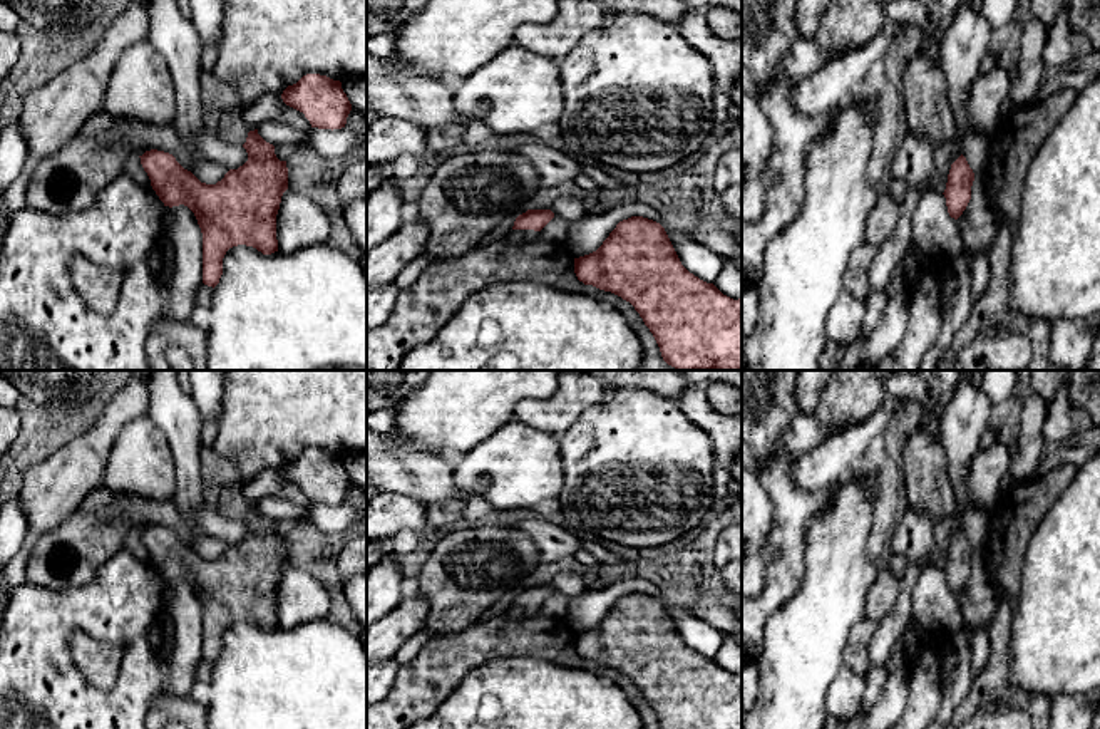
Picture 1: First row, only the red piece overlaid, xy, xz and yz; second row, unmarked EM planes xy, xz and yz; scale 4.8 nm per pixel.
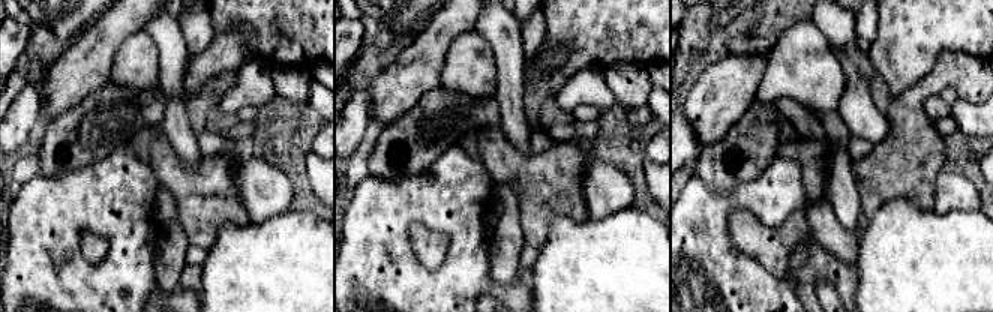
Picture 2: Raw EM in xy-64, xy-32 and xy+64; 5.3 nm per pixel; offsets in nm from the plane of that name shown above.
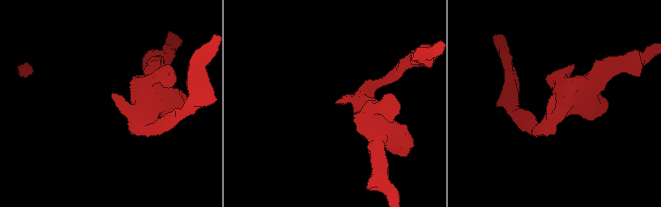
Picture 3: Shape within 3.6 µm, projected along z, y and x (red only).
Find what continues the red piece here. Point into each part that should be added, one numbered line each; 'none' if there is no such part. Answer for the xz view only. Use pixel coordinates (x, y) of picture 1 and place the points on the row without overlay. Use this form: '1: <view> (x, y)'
1: xz (514, 610)

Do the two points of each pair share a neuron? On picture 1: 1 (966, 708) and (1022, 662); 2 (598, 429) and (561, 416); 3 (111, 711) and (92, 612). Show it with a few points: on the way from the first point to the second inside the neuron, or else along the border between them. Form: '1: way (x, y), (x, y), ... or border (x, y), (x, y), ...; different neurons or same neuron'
1: border (1010, 632), (1010, 681), (1028, 692), (1042, 696); different neurons
2: border (606, 398), (590, 406), (558, 438); different neurons
3: way (134, 682), (134, 641), (121, 627); same neuron

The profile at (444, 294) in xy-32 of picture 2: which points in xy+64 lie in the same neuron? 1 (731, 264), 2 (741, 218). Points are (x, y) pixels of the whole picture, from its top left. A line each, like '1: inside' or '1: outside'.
1: inside
2: outside

